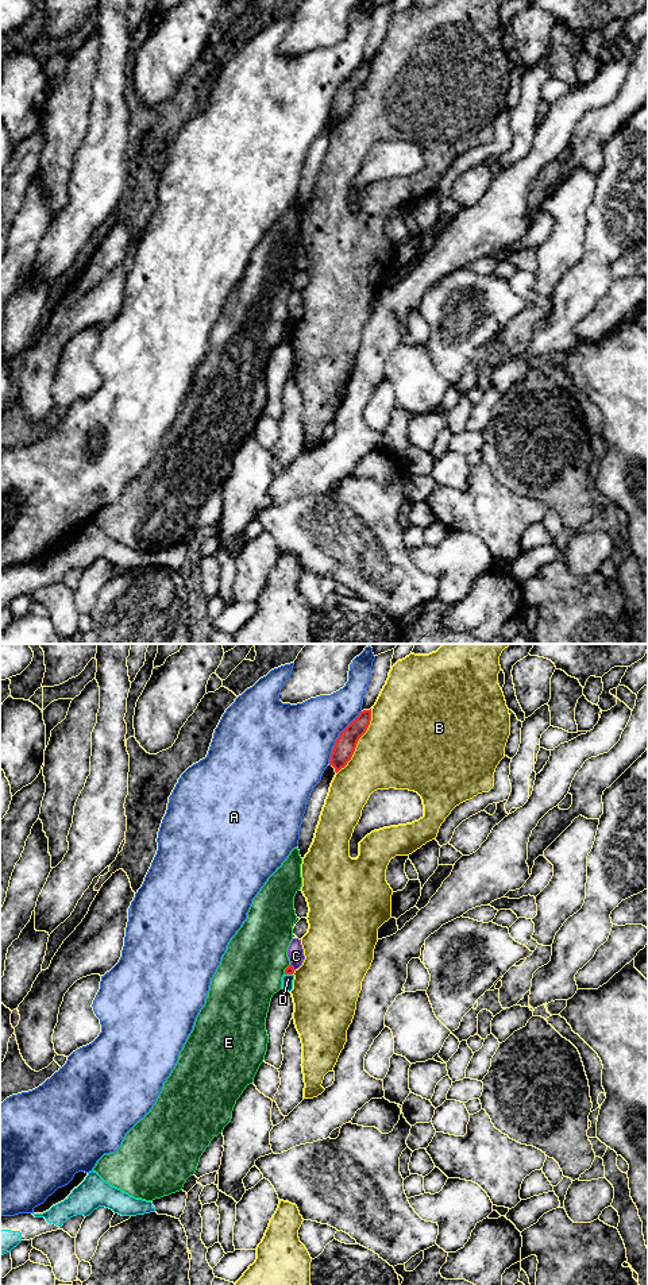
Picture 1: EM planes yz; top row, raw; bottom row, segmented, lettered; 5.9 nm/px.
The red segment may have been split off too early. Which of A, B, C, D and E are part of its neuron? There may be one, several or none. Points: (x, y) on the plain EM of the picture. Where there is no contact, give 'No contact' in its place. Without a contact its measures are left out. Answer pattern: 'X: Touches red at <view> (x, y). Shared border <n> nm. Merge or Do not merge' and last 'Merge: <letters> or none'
A: Touches red at yz (338, 89). Shared border 380 nm. Do not merge
B: Touches red at yz (358, 92). Shared border 440 nm. Do not merge
C: Touches red at yz (292, 319). Shared border 50 nm. Do not merge
D: Touches red at yz (289, 325). Shared border 50 nm. Do not merge
E: Touches red at yz (285, 321). Shared border 70 nm. Do not merge
Merge: none

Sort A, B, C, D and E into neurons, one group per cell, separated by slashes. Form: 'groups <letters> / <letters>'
groups A / B / C / D / E

